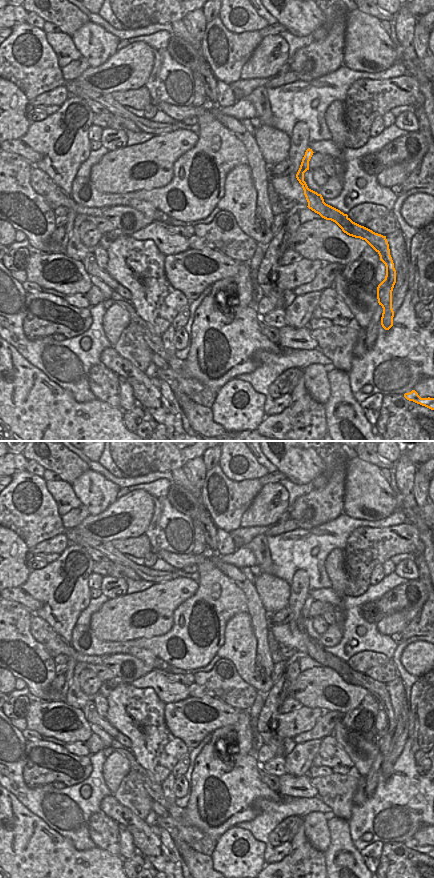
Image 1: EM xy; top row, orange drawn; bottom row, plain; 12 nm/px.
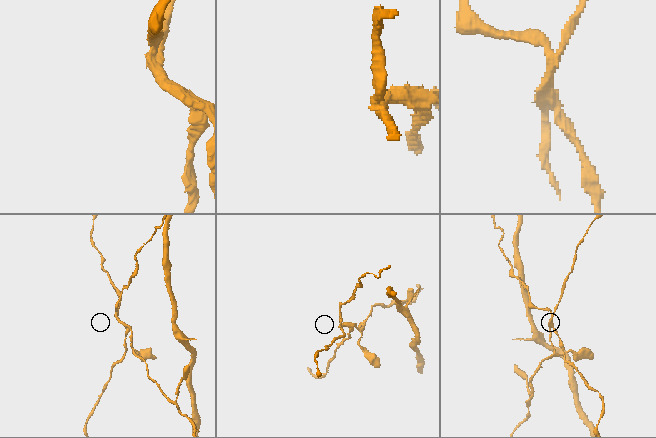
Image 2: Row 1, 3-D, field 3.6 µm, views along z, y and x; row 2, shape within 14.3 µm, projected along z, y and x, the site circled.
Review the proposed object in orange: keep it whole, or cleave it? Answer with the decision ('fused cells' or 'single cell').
fused cells

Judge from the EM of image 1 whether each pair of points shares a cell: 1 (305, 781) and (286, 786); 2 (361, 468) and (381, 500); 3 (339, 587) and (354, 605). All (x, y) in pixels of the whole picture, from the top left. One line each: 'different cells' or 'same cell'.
1: same cell
2: same cell
3: different cells

